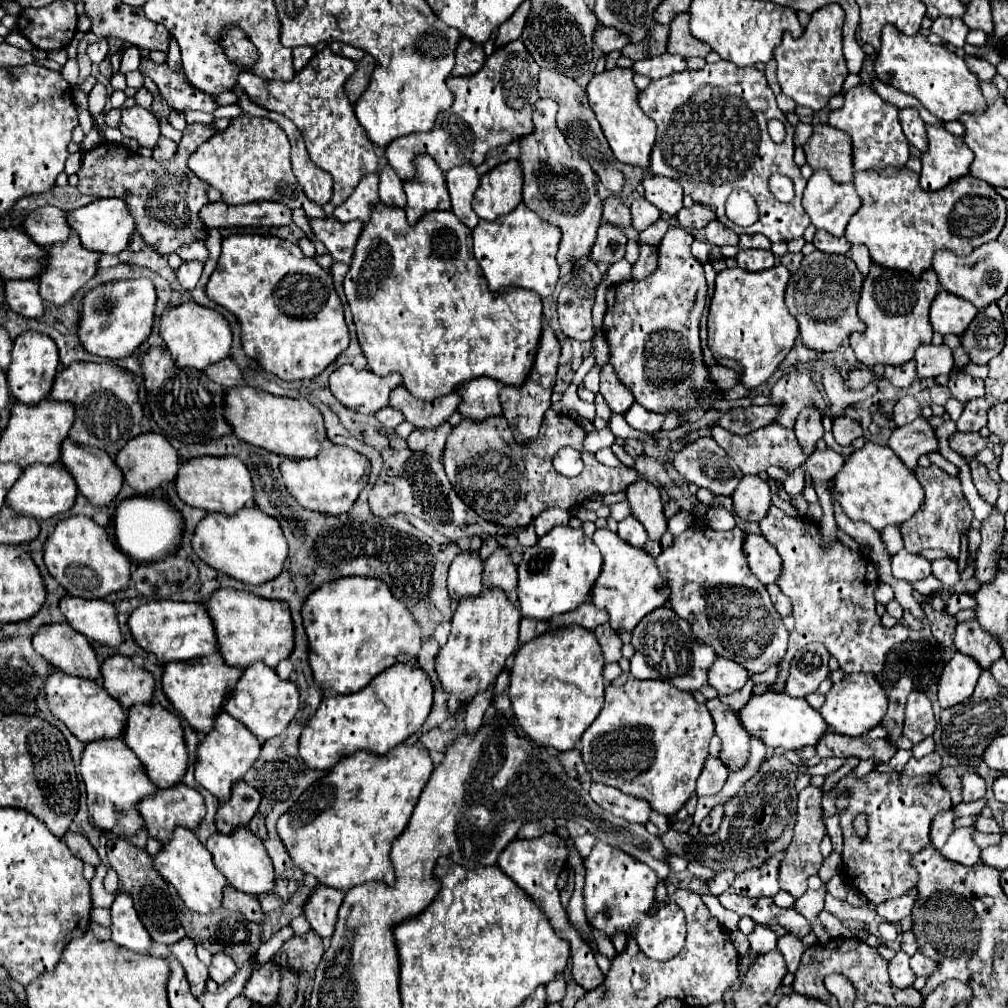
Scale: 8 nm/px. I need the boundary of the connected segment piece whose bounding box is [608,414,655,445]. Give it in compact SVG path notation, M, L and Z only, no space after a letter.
M613 414L608 422L608 427L612 430L616 438L622 438L624 440L635 438L647 442L648 444L655 445L655 440L651 435L633 429L621 414Z

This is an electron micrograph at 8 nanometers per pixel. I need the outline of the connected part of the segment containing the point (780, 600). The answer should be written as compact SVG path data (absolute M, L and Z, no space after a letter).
M767 585L767 591L769 591L771 601L773 601L773 605L775 605L775 609L779 611L781 617L787 617L787 615L793 613L793 605L791 605L791 601L781 593L781 589L779 589L777 585Z

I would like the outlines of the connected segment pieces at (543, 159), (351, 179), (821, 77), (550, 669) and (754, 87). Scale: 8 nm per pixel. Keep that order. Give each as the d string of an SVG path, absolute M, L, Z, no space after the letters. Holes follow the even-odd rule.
M539 99L533 111L535 131L521 139L519 163L525 173L523 183L523 203L535 211L541 219L557 225L563 231L557 261L575 263L577 259L591 255L597 229L601 225L603 203L597 195L597 175L591 165L567 145L563 133L555 123L557 103L553 99Z
M323 49L315 53L303 71L299 71L291 81L265 81L251 71L241 71L237 79L237 85L249 95L253 103L267 111L281 113L297 125L305 137L305 145L313 163L333 175L333 205L341 205L357 187L361 177L377 171L379 163L375 145L367 139L353 113L353 105L343 91L343 85L353 69L355 61Z
M827 5L811 15L809 25L799 39L793 39L789 33L785 33L781 45L775 49L773 55L777 59L779 87L797 105L821 111L827 107L833 95L841 93L843 81L849 73L843 57L843 21L843 9L839 5Z
M575 625L549 631L521 645L509 673L509 699L525 735L543 747L555 747L557 751L573 749L581 733L601 711L605 689L603 665L601 647L593 631Z
M719 61L713 65L705 65L699 71L681 71L673 73L669 77L661 77L657 81L651 81L647 89L639 93L639 107L657 123L657 141L651 151L649 159L649 171L653 175L663 175L669 179L675 179L685 195L689 195L695 203L701 203L717 213L717 219L725 223L729 229L735 229L737 233L743 231L743 227L737 227L731 223L725 215L725 199L733 189L745 189L749 191L759 207L759 221L747 227L747 233L763 233L771 243L777 241L791 241L803 237L803 231L811 223L803 205L801 205L801 193L805 189L805 179L799 173L799 167L793 161L793 131L795 127L789 125L785 119L785 113L777 107L775 95L767 85L765 73L759 71L757 67L735 67L729 61ZM769 119L779 119L785 125L785 141L775 143L769 137L767 131L767 121ZM773 173L783 173L793 179L795 183L795 199L791 203L781 203L777 201L771 191L769 191L769 177Z

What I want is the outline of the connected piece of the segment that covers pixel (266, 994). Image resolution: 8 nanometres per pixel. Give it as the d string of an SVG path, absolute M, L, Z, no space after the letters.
M269 961L253 971L251 979L245 985L243 995L259 1005L271 1005L279 995L279 971L275 963Z

